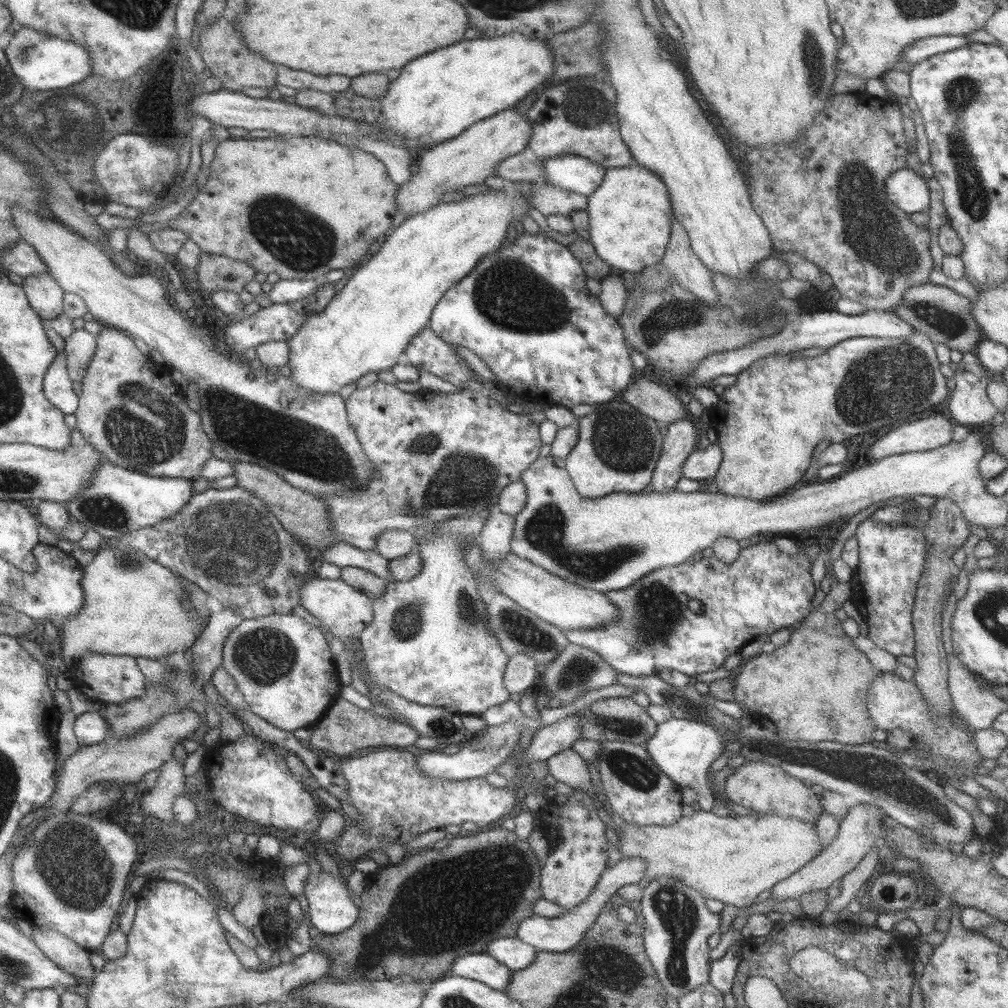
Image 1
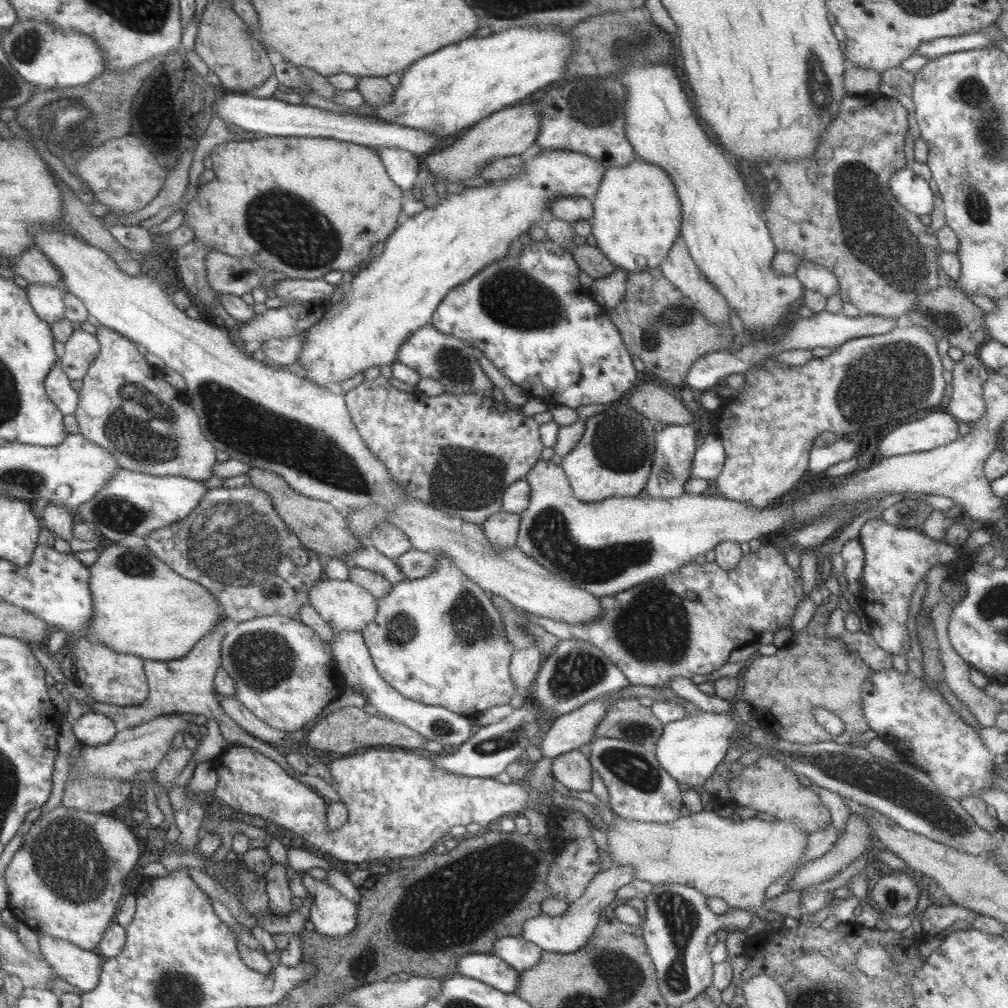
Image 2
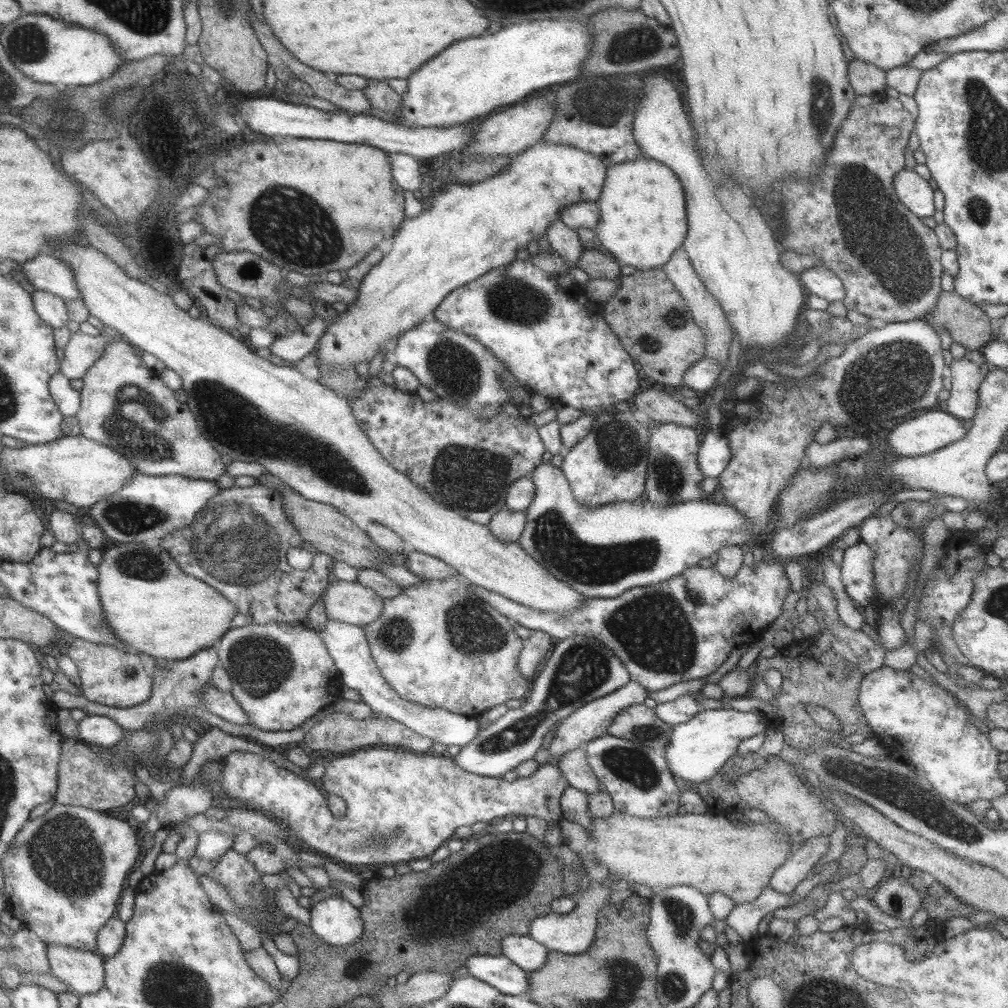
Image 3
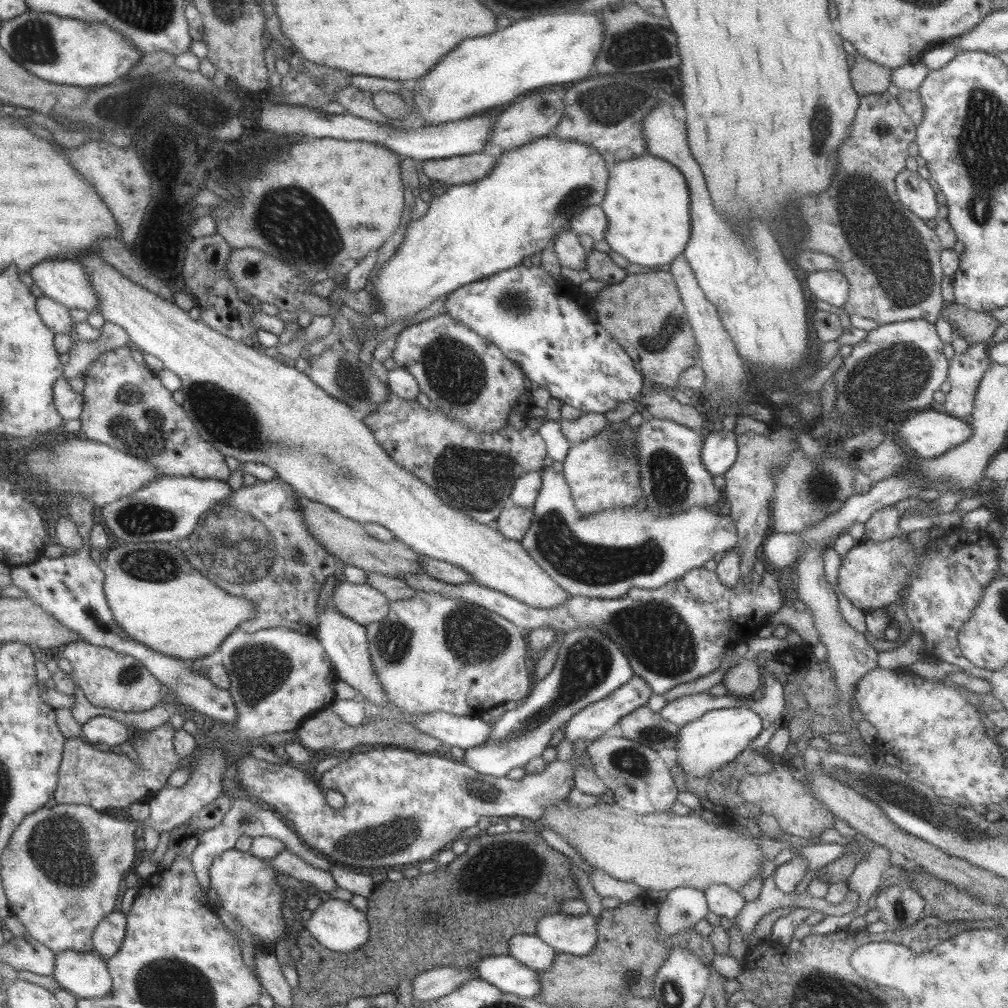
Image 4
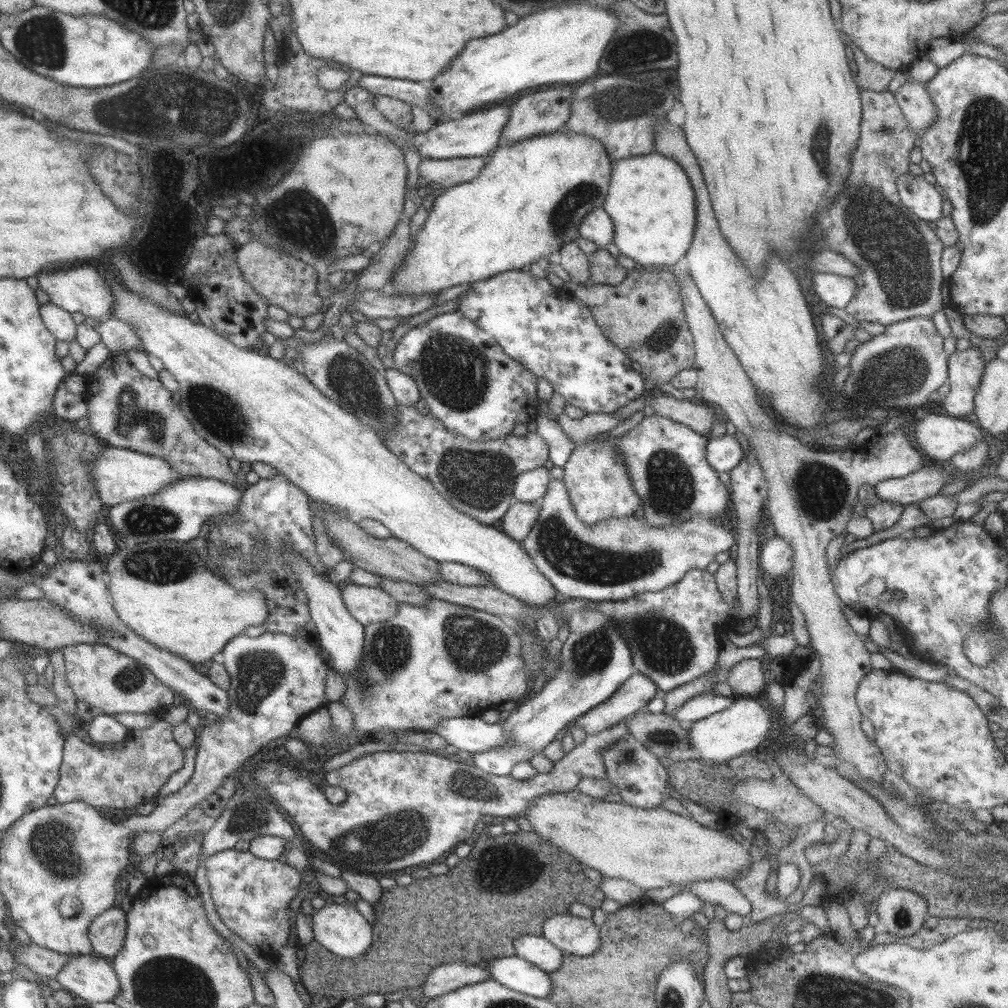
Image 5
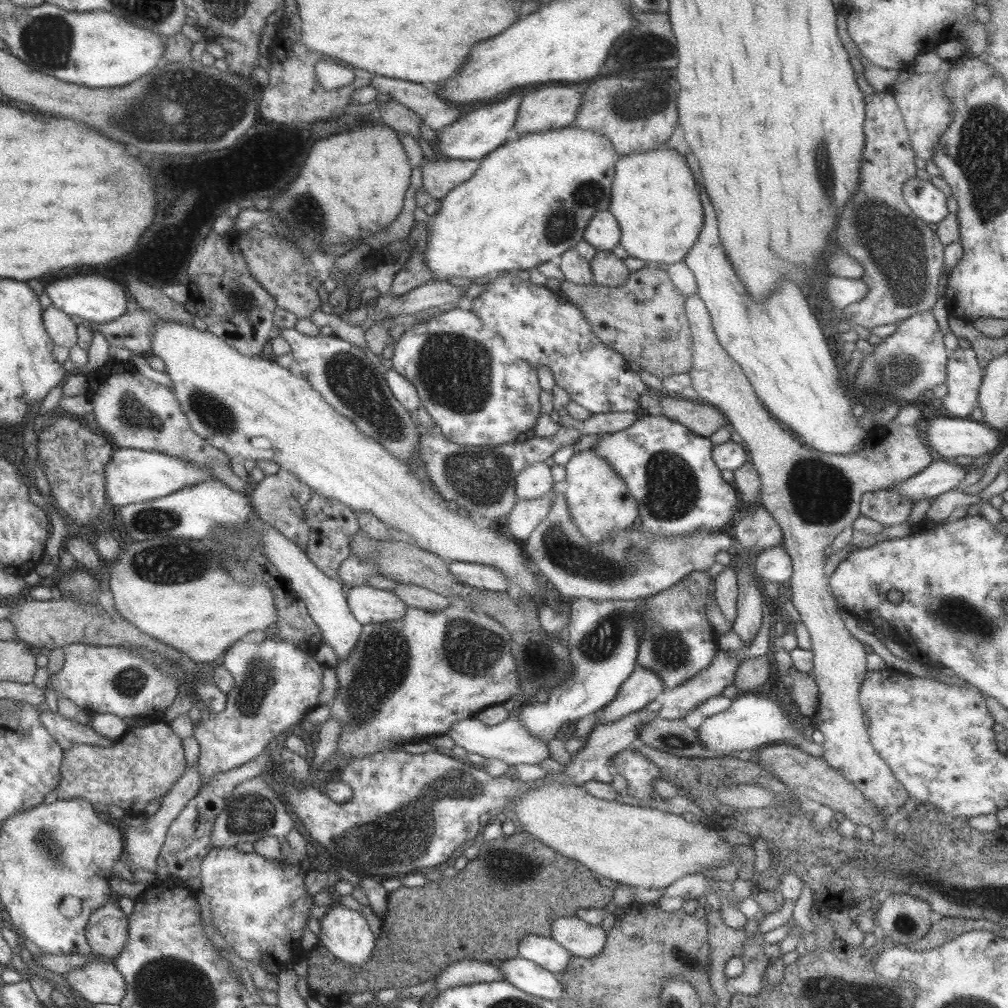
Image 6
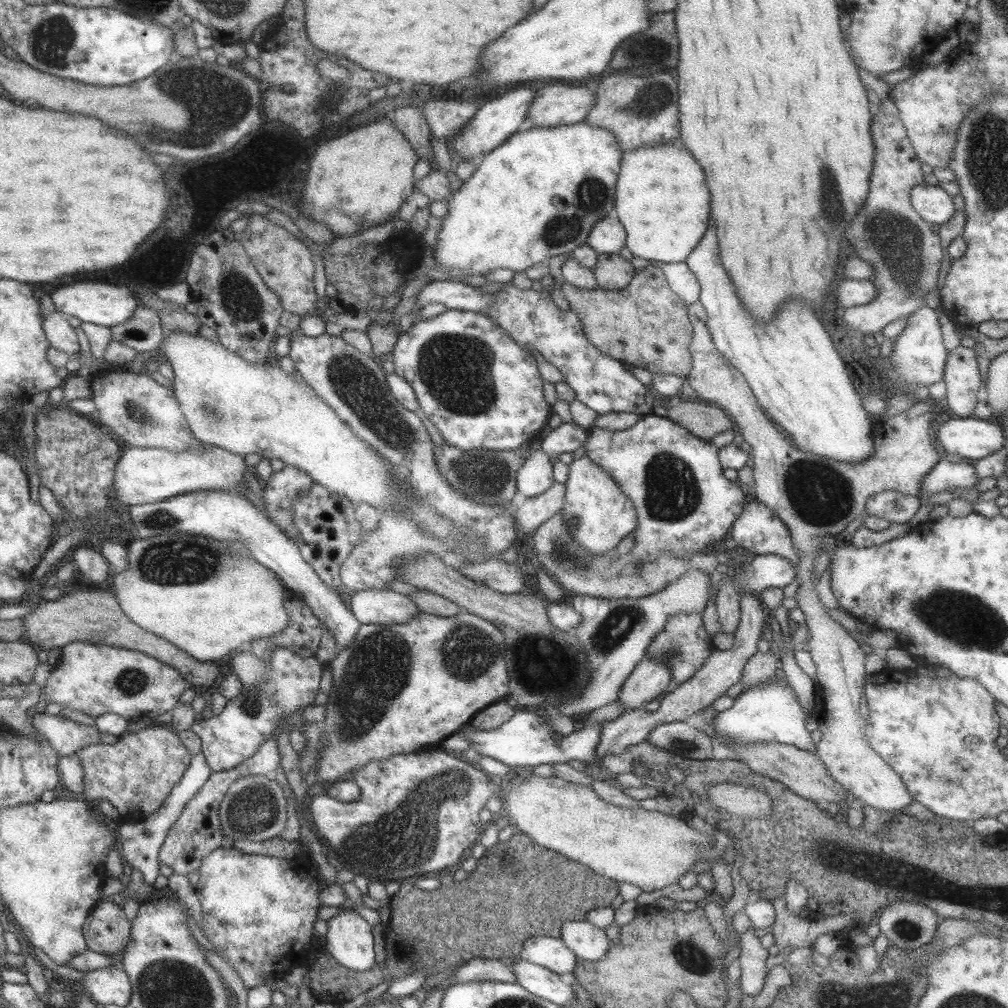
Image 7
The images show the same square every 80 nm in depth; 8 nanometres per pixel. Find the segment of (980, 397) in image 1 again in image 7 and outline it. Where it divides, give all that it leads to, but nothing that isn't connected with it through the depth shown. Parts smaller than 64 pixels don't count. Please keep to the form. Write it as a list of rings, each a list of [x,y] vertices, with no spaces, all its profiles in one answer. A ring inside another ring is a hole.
[[[957,346],[946,355],[942,381],[946,384],[946,403],[960,418],[973,416],[975,394],[981,386],[981,373],[972,348]]]

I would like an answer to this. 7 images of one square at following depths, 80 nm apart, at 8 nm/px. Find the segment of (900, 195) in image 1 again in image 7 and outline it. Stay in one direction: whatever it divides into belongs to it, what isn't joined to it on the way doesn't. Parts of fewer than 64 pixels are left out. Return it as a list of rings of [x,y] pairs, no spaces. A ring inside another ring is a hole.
[[[925,182],[909,188],[909,200],[914,211],[931,224],[943,224],[955,212],[952,196],[938,185]]]

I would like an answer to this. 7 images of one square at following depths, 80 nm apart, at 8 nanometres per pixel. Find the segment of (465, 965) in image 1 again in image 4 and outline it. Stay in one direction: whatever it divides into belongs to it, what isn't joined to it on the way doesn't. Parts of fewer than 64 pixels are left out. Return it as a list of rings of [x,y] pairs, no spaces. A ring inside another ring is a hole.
[[[508,954],[481,958],[475,966],[475,974],[505,994],[521,998],[534,998],[538,994],[537,971],[523,966]]]

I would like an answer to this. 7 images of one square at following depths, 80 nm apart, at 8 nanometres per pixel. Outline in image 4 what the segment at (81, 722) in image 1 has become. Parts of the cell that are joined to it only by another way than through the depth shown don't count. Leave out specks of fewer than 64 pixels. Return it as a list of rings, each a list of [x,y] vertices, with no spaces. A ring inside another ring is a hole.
[[[97,715],[89,718],[80,726],[81,738],[87,743],[107,744],[112,747],[125,742],[130,737],[127,726],[117,720]]]

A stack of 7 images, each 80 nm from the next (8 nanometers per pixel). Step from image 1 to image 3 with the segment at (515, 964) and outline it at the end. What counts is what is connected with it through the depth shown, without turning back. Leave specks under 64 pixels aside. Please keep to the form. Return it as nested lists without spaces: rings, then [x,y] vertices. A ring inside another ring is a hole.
[[[517,934],[517,936],[505,936],[501,940],[501,952],[513,964],[528,973],[537,970],[545,962],[549,950],[528,934]]]

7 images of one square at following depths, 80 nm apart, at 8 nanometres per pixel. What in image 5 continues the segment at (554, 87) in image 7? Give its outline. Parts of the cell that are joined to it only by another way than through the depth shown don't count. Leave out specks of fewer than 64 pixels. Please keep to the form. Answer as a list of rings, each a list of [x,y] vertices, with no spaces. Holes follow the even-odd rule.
[[[547,88],[547,90],[537,90],[513,101],[508,108],[508,119],[502,126],[500,140],[502,144],[513,144],[532,136],[549,134],[560,130],[563,123],[569,116],[570,96],[572,89],[569,88]]]

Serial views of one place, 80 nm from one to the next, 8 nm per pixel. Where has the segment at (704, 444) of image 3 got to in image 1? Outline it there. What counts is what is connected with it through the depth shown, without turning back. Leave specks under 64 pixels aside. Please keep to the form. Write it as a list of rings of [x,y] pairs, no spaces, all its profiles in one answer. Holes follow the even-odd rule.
[[[711,442],[704,451],[695,449],[680,466],[680,473],[683,478],[691,480],[703,480],[711,478],[720,465],[722,456],[717,442]]]

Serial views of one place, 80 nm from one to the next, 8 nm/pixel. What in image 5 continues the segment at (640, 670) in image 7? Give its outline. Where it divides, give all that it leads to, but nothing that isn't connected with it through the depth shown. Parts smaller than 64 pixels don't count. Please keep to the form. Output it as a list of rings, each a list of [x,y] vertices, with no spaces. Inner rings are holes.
[[[635,672],[625,680],[613,696],[579,715],[574,724],[581,726],[587,735],[597,734],[620,721],[625,721],[639,710],[644,710],[647,702],[655,694],[659,694],[658,688],[646,676]]]

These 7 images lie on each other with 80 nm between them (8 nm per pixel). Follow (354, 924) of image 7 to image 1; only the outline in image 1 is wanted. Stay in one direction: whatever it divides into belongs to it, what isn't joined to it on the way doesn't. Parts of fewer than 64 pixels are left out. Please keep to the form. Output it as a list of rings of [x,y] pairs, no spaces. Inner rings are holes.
[[[329,872],[307,873],[303,895],[309,906],[311,926],[325,935],[338,935],[357,920],[360,908],[349,898],[343,880]]]

